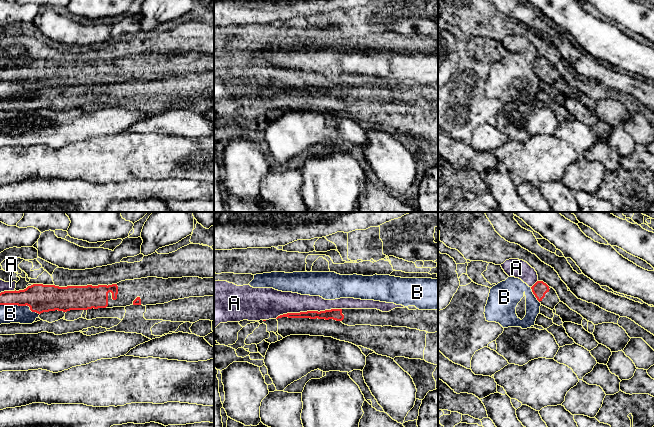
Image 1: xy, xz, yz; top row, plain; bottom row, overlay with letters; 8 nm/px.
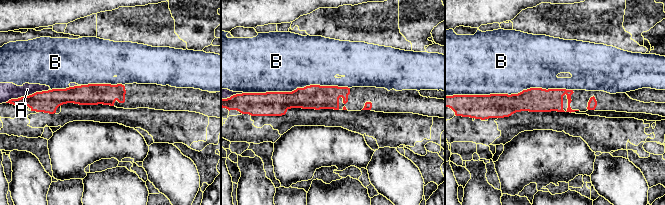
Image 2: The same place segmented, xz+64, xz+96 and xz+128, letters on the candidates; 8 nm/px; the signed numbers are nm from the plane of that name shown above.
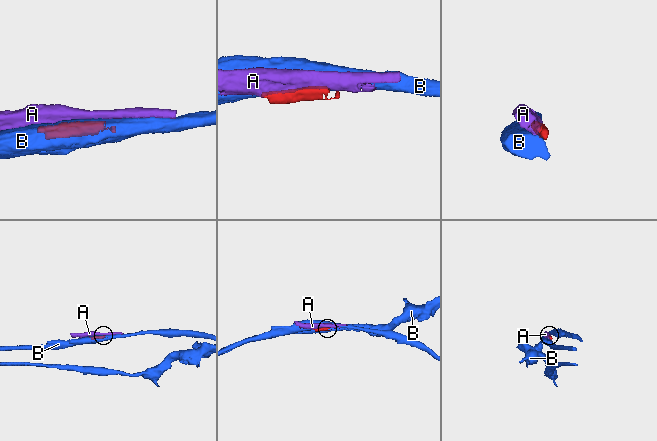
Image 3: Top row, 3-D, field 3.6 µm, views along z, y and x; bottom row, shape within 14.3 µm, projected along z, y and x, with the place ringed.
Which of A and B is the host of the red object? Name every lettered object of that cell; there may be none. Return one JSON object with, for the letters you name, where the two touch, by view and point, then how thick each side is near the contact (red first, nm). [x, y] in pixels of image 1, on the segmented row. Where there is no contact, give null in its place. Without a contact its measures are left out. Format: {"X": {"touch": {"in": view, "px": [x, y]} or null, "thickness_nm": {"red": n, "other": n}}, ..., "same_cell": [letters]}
{"same_cell": []}

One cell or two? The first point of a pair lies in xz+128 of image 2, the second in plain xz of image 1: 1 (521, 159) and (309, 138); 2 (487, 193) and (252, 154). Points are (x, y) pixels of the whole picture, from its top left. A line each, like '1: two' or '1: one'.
1: one
2: one

